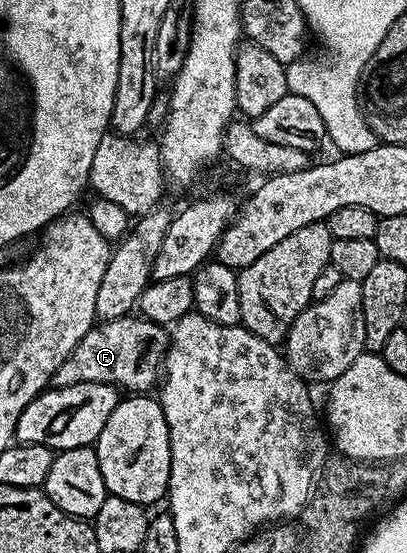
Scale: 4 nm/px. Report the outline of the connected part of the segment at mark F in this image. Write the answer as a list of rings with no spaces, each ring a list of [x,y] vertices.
[[[131,313],[115,321],[107,323],[99,322],[90,328],[90,331],[72,349],[72,353],[56,369],[56,373],[50,378],[50,387],[67,387],[77,383],[113,383],[119,389],[125,389],[130,393],[146,393],[150,386],[157,384],[160,379],[150,367],[140,367],[144,355],[148,351],[148,363],[154,367],[161,364],[169,347],[169,332],[165,326],[152,322],[149,319]]]

